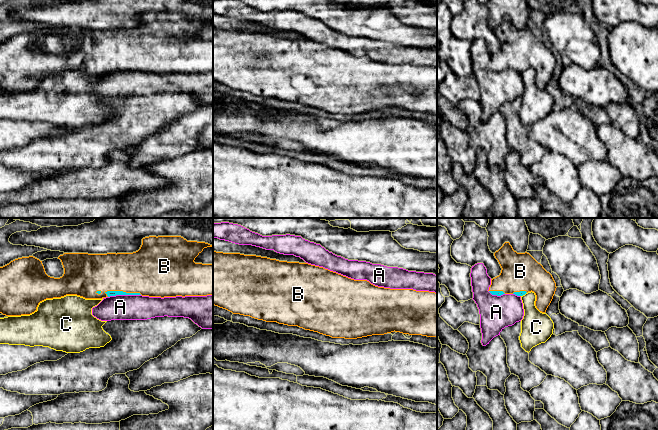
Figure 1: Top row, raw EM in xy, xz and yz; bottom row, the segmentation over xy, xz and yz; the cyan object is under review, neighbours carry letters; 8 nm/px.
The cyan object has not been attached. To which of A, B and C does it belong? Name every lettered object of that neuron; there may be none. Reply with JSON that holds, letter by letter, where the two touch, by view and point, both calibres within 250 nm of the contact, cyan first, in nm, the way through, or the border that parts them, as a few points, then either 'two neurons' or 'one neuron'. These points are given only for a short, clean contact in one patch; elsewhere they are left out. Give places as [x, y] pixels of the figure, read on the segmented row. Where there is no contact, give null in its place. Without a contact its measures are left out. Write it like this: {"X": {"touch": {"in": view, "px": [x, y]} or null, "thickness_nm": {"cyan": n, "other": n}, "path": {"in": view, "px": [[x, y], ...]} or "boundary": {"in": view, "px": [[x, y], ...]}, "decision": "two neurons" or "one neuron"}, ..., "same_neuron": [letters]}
{"A": {"touch": {"in": "xy", "px": [124, 294]}, "thickness_nm": {"cyan": 50, "other": 200}, "decision": "two neurons"}, "B": {"touch": {"in": "xy", "px": [122, 291]}, "thickness_nm": {"cyan": 50, "other": 360}, "decision": "one neuron"}, "C": {"touch": {"in": "yz", "px": [523, 294]}, "thickness_nm": {"cyan": 50, "other": 200}, "decision": "two neurons"}, "same_neuron": ["B"]}

